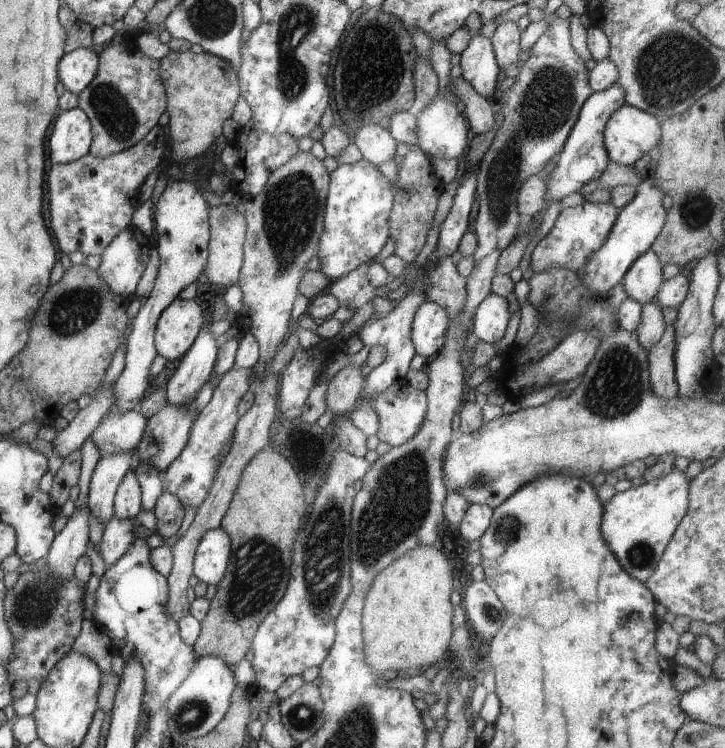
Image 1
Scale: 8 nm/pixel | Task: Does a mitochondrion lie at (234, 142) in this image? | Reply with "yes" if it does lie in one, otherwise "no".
no

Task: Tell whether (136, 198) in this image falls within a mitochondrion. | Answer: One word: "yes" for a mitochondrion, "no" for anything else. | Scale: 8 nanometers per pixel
no

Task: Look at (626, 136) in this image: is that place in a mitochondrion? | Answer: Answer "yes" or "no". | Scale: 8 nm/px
no

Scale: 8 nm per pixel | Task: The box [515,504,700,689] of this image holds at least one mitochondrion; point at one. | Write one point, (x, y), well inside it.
(641, 553)

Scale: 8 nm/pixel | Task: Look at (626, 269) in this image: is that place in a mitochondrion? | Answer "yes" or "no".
no

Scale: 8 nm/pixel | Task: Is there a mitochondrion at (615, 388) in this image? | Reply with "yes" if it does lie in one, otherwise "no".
yes

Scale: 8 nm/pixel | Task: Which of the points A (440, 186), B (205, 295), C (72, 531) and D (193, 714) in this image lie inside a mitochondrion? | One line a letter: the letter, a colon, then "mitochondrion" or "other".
A: other
B: other
C: other
D: mitochondrion

